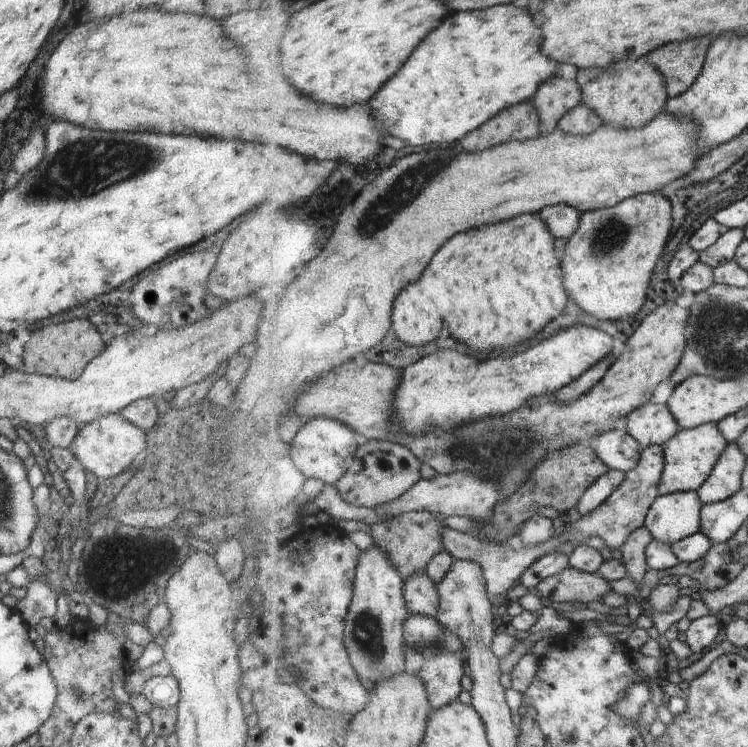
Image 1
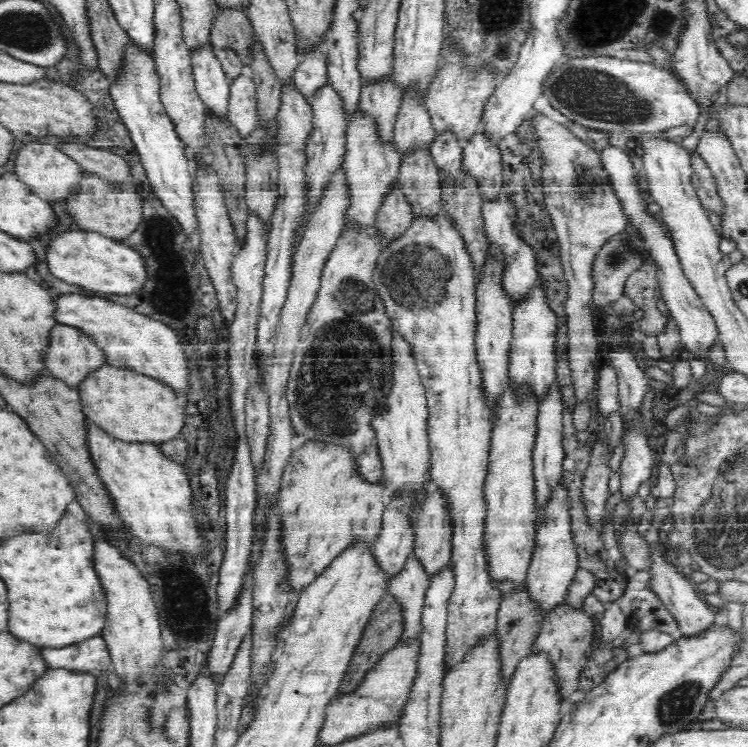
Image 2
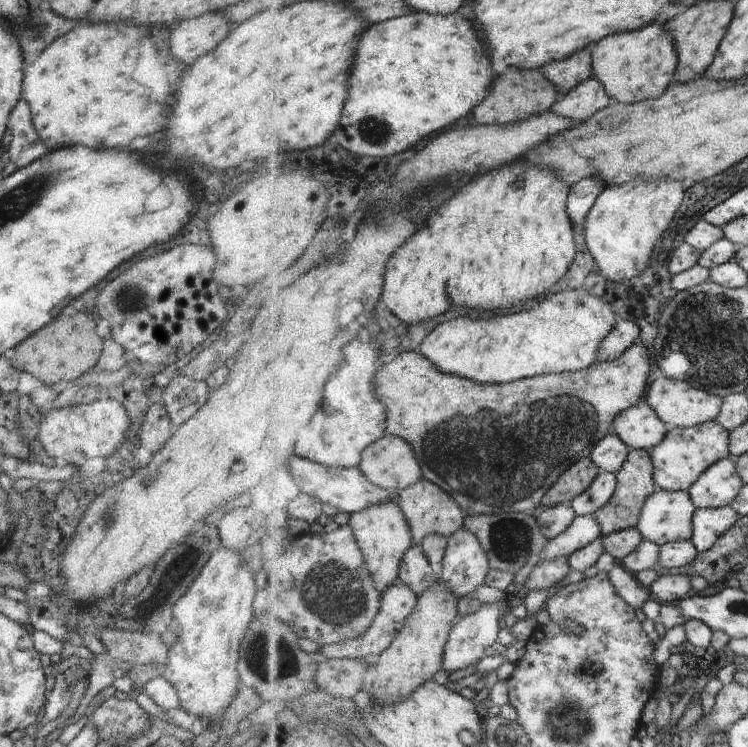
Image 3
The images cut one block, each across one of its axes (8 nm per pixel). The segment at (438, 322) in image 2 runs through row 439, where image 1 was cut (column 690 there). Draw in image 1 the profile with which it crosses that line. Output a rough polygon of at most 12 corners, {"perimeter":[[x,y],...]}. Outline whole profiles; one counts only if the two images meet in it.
{"perimeter":[[719,423],[665,445],[661,494],[699,491],[731,442]]}

